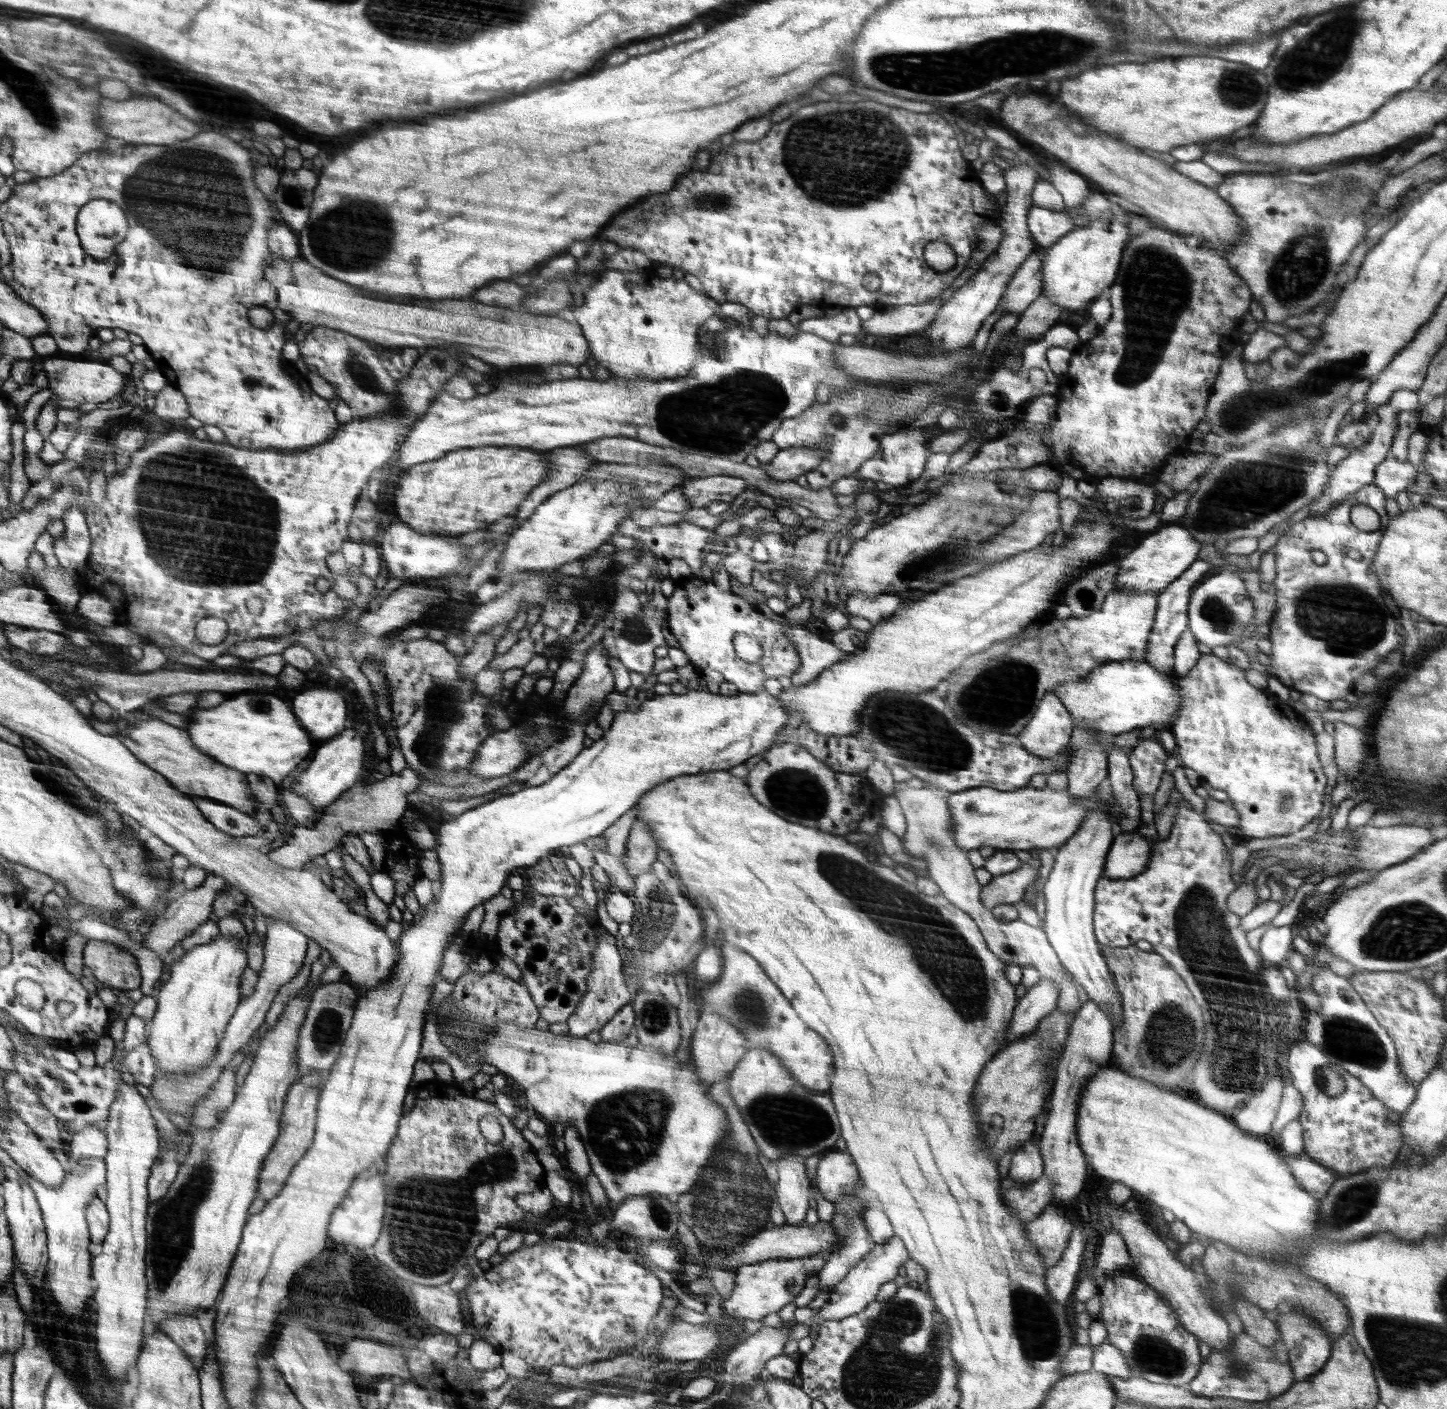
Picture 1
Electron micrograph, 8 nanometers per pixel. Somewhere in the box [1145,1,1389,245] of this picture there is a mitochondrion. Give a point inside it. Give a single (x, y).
(1316, 57)

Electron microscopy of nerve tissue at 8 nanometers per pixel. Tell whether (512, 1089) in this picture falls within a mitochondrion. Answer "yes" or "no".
no

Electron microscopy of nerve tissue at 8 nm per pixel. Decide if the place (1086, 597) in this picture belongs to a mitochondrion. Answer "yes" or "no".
no

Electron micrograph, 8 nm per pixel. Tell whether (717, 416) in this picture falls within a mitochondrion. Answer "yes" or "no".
yes

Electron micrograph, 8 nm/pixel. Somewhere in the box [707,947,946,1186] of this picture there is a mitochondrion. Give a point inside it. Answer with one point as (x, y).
(765, 1111)

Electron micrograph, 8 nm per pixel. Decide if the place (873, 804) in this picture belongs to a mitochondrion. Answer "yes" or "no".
no

